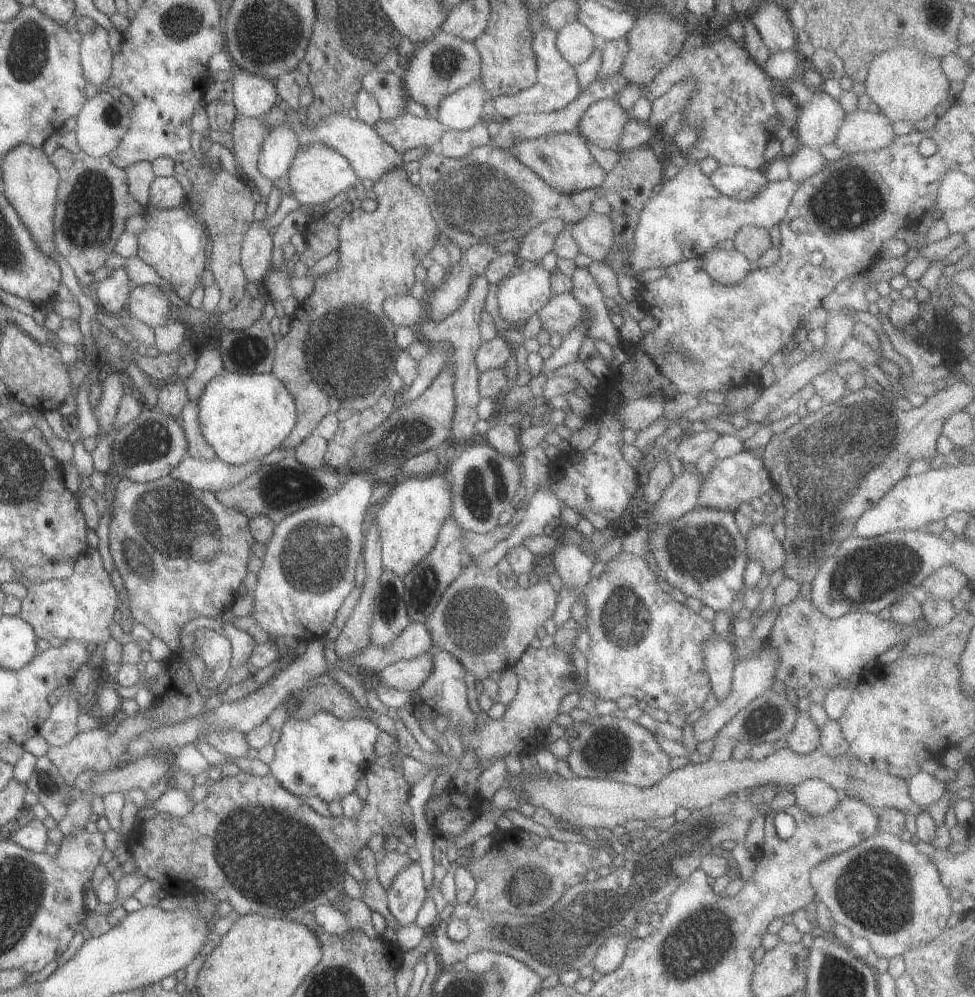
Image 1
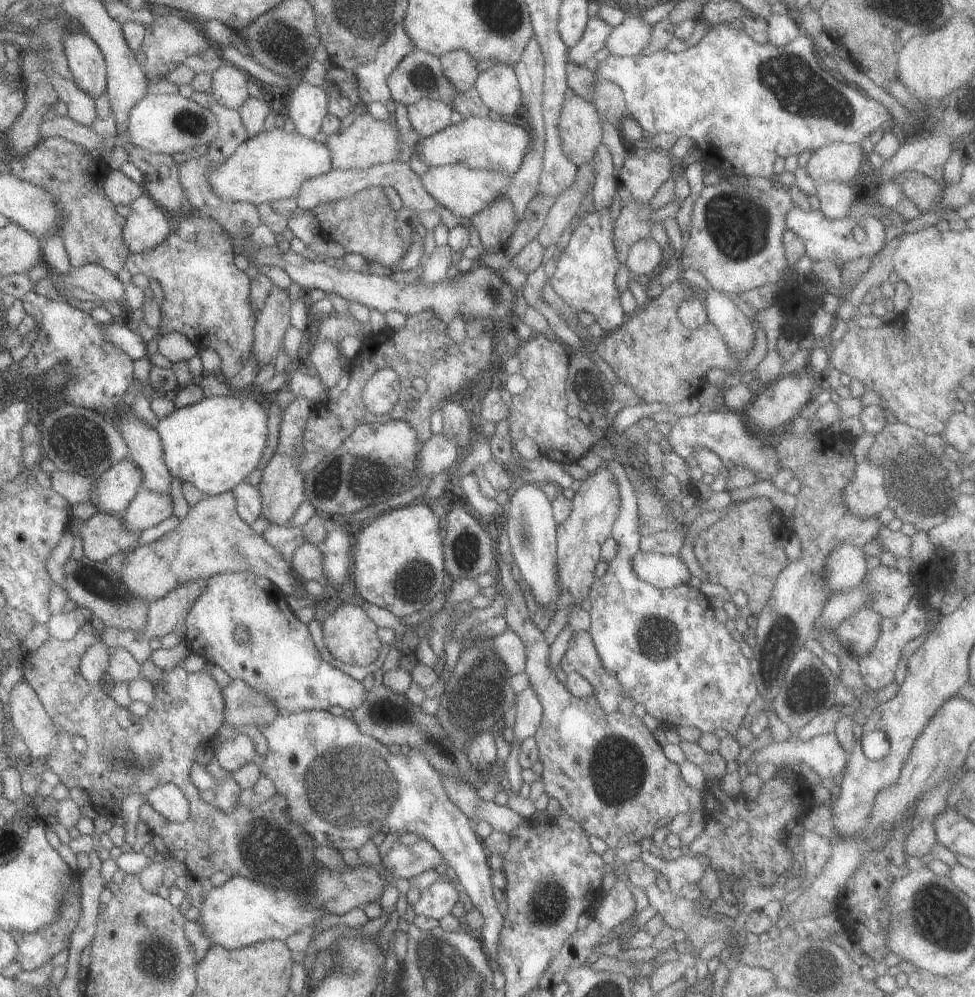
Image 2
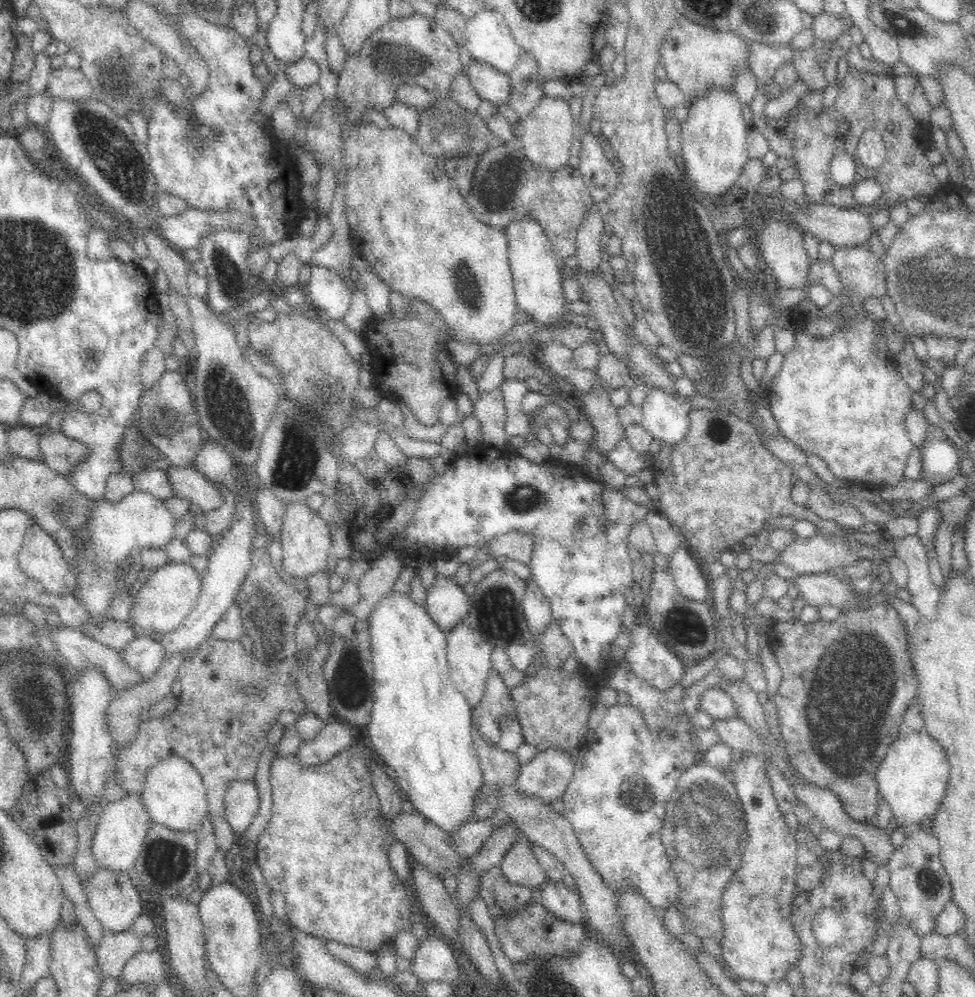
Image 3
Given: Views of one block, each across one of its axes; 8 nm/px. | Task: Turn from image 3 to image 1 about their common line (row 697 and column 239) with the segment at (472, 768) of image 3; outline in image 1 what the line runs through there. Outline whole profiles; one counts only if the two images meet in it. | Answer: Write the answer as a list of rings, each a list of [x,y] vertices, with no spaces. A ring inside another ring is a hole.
[[[221,371],[203,387],[197,403],[197,426],[215,457],[238,465],[261,459],[291,432],[296,423],[293,398],[271,373],[241,374]]]

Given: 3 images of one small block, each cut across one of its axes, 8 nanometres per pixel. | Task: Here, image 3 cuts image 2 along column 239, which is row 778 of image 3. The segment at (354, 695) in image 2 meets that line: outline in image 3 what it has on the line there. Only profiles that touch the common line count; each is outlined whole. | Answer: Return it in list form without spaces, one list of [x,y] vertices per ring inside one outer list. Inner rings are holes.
[[[616,702],[606,711],[585,753],[576,760],[572,778],[561,798],[564,803],[563,814],[570,821],[582,850],[604,885],[612,891],[634,886],[641,890],[655,909],[672,906],[678,898],[678,882],[660,844],[661,820],[680,776],[692,766],[703,762],[706,754],[719,742],[713,725],[706,729],[696,726],[694,736],[692,730],[694,725],[684,707],[679,708],[671,723],[662,728],[650,728],[639,710],[631,704],[621,705]]]

